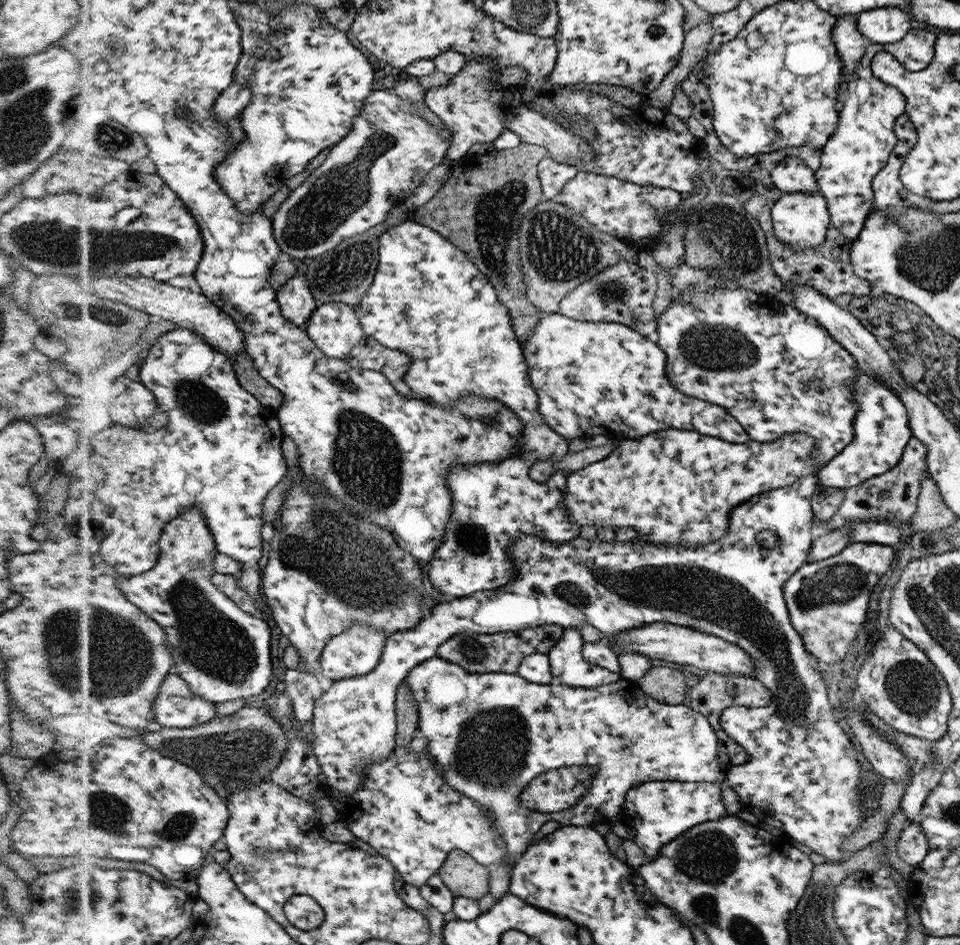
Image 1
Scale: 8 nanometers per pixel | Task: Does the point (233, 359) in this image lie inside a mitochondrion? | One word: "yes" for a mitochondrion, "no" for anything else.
no

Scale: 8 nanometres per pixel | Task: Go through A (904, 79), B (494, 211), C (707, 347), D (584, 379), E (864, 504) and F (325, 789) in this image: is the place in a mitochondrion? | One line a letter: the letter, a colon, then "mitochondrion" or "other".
A: other
B: mitochondrion
C: mitochondrion
D: other
E: other
F: other

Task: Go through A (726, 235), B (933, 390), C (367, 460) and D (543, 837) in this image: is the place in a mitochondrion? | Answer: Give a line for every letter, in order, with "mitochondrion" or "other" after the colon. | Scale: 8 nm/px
A: mitochondrion
B: other
C: mitochondrion
D: other

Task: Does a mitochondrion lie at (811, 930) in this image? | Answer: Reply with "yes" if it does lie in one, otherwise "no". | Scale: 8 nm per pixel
yes

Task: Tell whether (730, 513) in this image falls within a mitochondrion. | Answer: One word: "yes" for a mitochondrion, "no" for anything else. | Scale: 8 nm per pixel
no

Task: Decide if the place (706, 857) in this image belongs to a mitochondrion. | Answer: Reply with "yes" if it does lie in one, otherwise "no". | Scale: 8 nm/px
yes

